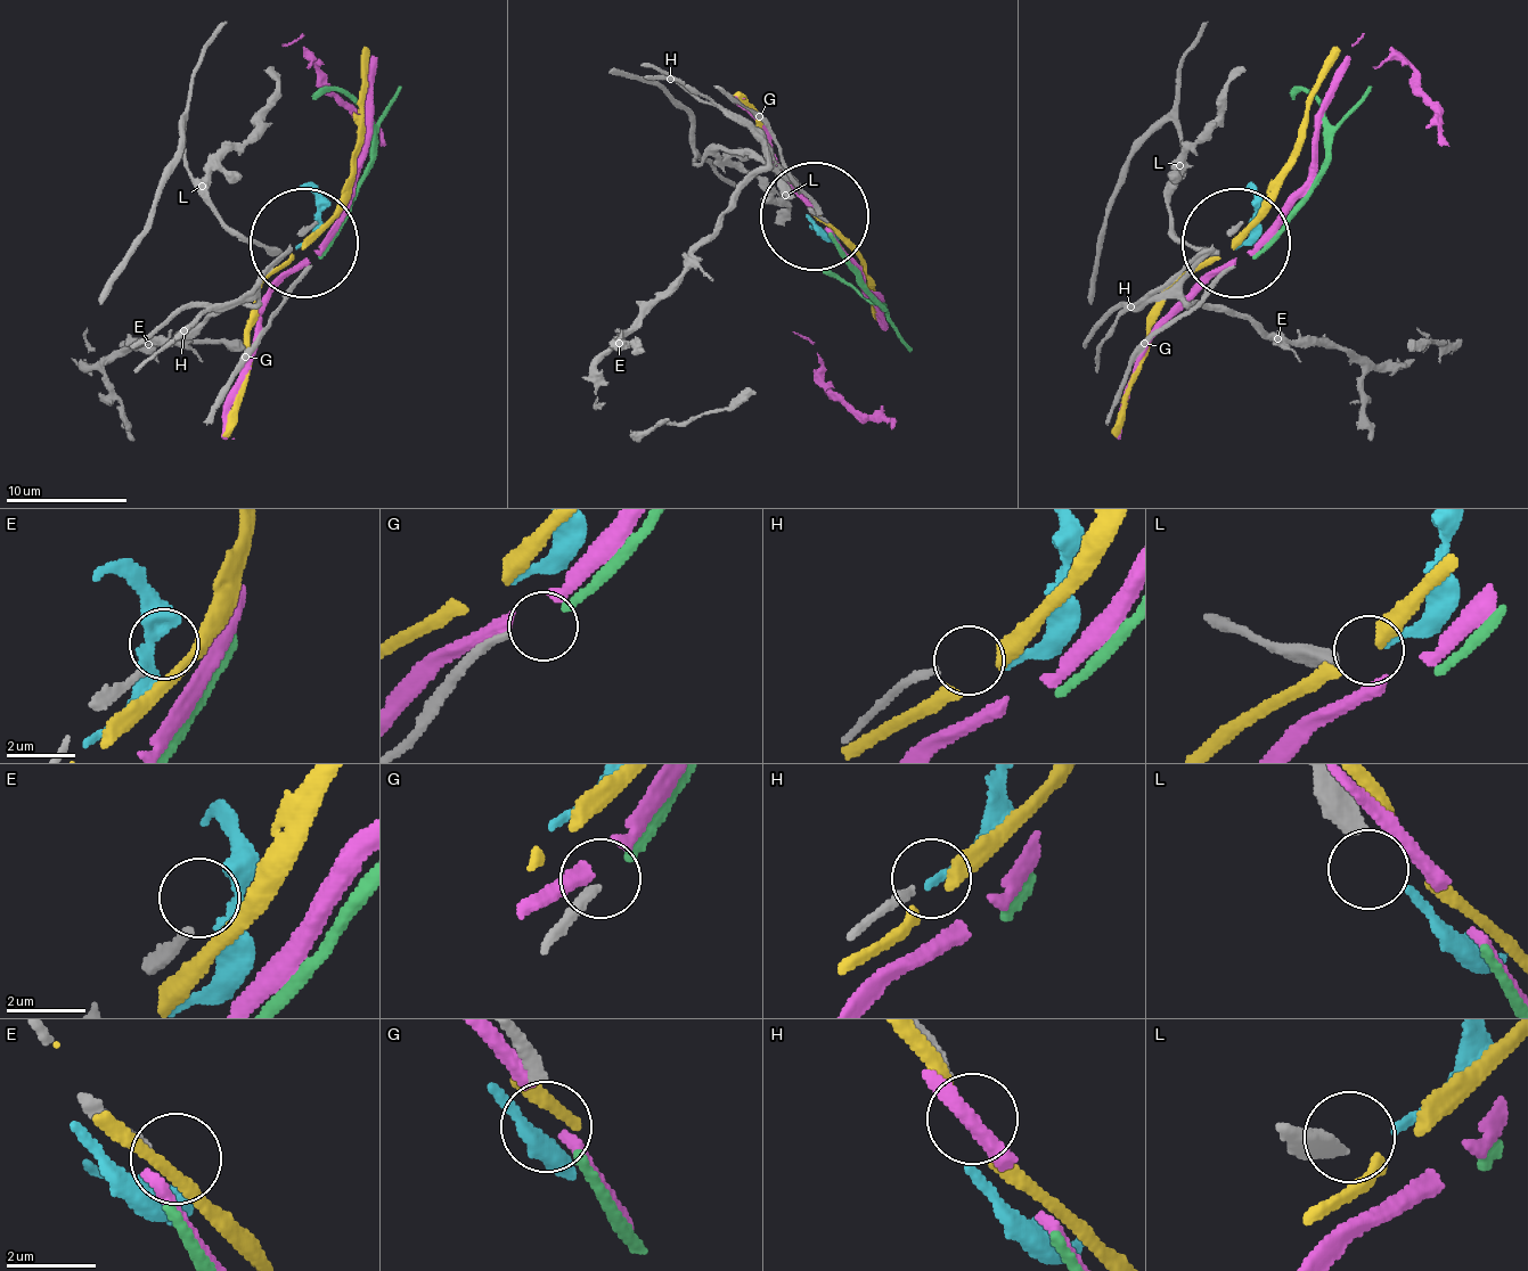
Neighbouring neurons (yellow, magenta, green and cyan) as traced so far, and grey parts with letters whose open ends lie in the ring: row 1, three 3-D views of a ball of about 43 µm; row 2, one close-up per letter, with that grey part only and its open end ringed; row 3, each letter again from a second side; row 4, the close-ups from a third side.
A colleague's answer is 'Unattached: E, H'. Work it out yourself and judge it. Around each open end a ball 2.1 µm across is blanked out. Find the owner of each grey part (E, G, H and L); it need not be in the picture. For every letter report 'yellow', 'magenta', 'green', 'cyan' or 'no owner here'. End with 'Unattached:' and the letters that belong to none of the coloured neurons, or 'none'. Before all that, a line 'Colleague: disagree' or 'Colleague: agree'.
Colleague: agree
E: no owner here
G: green
H: no owner here
L: cyan
Unattached: E, H

